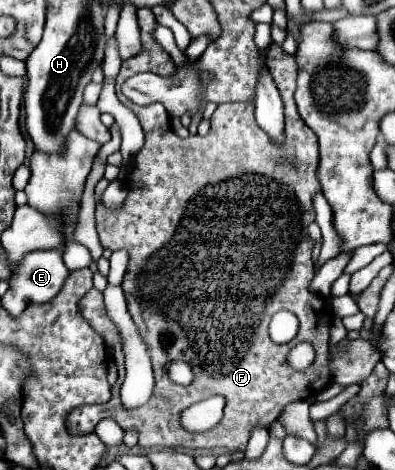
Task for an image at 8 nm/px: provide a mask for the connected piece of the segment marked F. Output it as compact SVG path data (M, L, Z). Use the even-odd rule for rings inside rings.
M271 44L269 46L269 52L265 54L265 64L267 68L271 68L271 76L281 92L281 98L283 98L283 104L285 104L285 132L287 132L287 140L284 140L282 147L273 146L271 140L267 138L267 134L257 126L255 122L255 116L253 116L253 104L241 104L241 102L229 102L229 104L219 104L217 110L213 112L213 118L211 118L211 130L205 138L201 136L189 136L189 138L179 138L173 130L171 130L171 124L169 124L169 116L167 116L167 110L163 108L163 104L149 104L149 106L137 106L133 104L129 98L125 98L119 88L121 88L121 80L117 80L117 96L121 100L121 104L125 104L127 108L131 108L135 112L135 116L139 118L141 126L143 126L143 132L145 132L145 144L143 148L137 152L137 156L133 158L133 172L129 174L129 178L125 180L125 186L129 190L129 196L125 200L125 204L111 212L103 206L97 206L97 212L95 212L95 218L97 218L97 232L99 232L99 240L101 240L101 246L103 248L109 248L109 250L127 250L129 252L129 266L127 266L127 272L125 272L125 278L123 278L123 292L127 300L128 311L131 312L133 318L141 316L143 318L143 324L139 324L139 332L141 336L145 336L145 344L149 344L149 358L153 360L153 374L155 374L155 388L153 388L153 396L149 398L149 404L143 404L141 408L121 408L121 398L119 398L119 390L125 379L124 368L124 351L122 346L122 339L114 328L114 334L112 335L112 324L109 325L109 316L105 312L105 304L103 304L103 298L101 298L101 292L91 288L83 298L80 300L80 311L82 316L89 322L103 338L105 338L106 345L111 344L115 348L113 360L118 369L118 380L115 386L111 388L113 390L113 398L107 402L107 404L99 404L99 406L81 406L81 408L75 408L73 412L69 412L67 416L67 428L69 428L69 434L89 434L95 430L95 426L105 420L105 418L113 418L123 430L135 430L139 434L139 446L141 448L217 448L217 446L223 446L223 448L229 448L229 450L245 450L247 446L247 440L249 440L249 432L253 426L257 424L263 424L263 426L269 426L281 412L281 408L285 408L285 404L291 404L291 402L297 402L297 400L307 400L309 396L315 396L319 394L329 382L331 382L331 370L329 370L329 330L331 330L331 310L321 310L321 298L311 292L311 302L309 302L309 282L313 280L315 272L313 272L313 260L311 260L311 250L315 246L315 242L311 240L309 232L307 232L307 226L311 222L315 222L315 212L313 212L313 196L321 190L321 184L317 180L317 156L319 156L318 141L315 133L305 124L299 112L297 112L297 106L293 102L293 92L295 92L295 80L297 80L297 64L295 64L295 56L291 54L285 54L283 48L279 44ZM281 310L289 310L293 312L297 318L299 318L299 332L297 336L287 342L287 344L275 344L271 342L269 338L269 320L275 312L281 312ZM301 342L309 342L315 350L315 360L313 360L313 368L305 368L305 370L295 370L289 366L287 362L287 354L291 348L295 348L297 344ZM175 360L183 360L191 366L193 370L193 382L189 386L177 386L175 382L169 380L169 374L167 374L167 368L169 368L169 362L175 362ZM215 394L221 394L225 396L227 404L225 404L225 416L221 418L221 422L209 430L209 432L203 432L203 434L191 434L187 430L181 428L179 424L179 412L183 408L189 408L191 404L199 402L199 400L205 400L209 396L215 396Z

